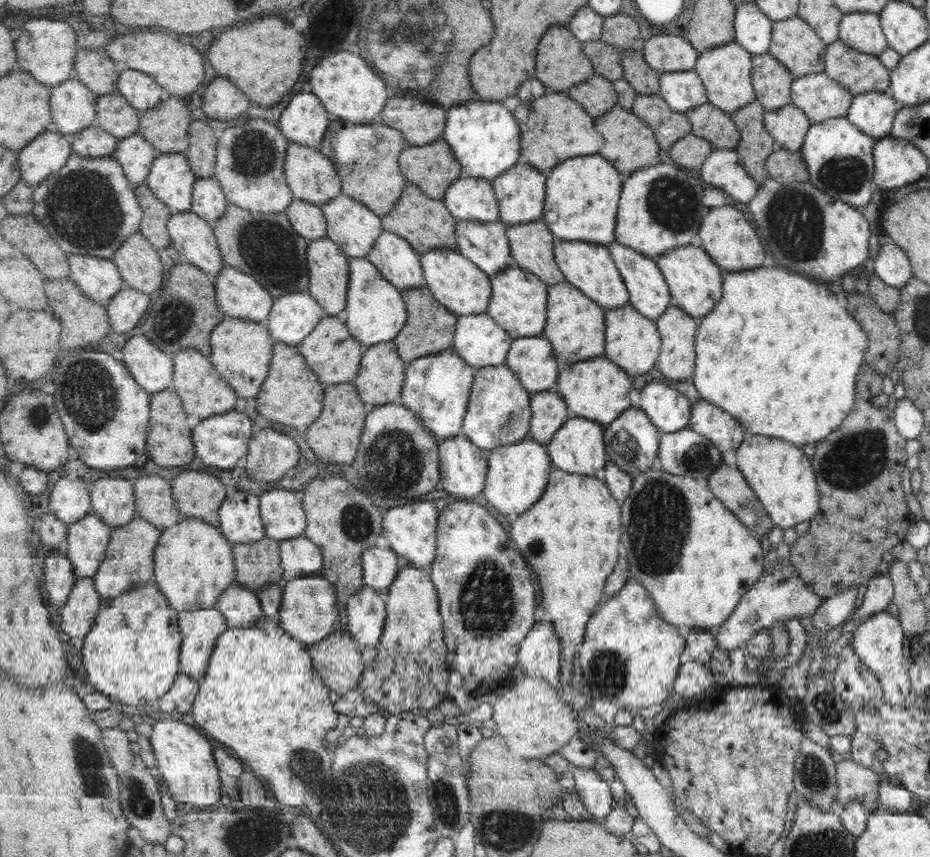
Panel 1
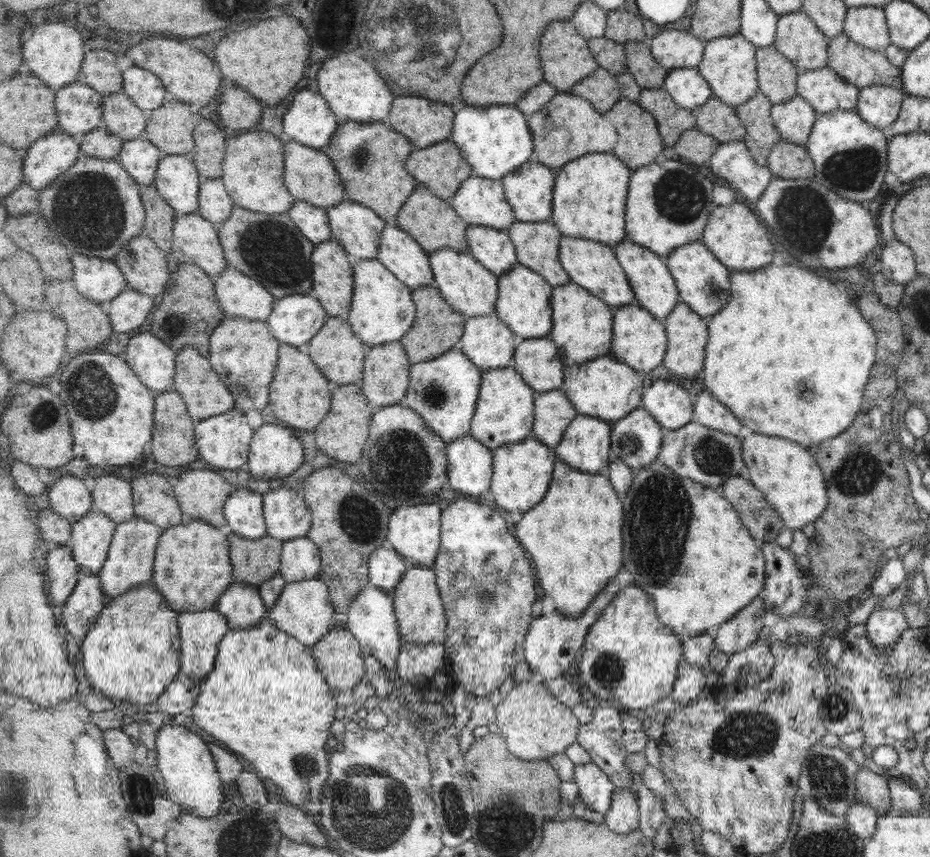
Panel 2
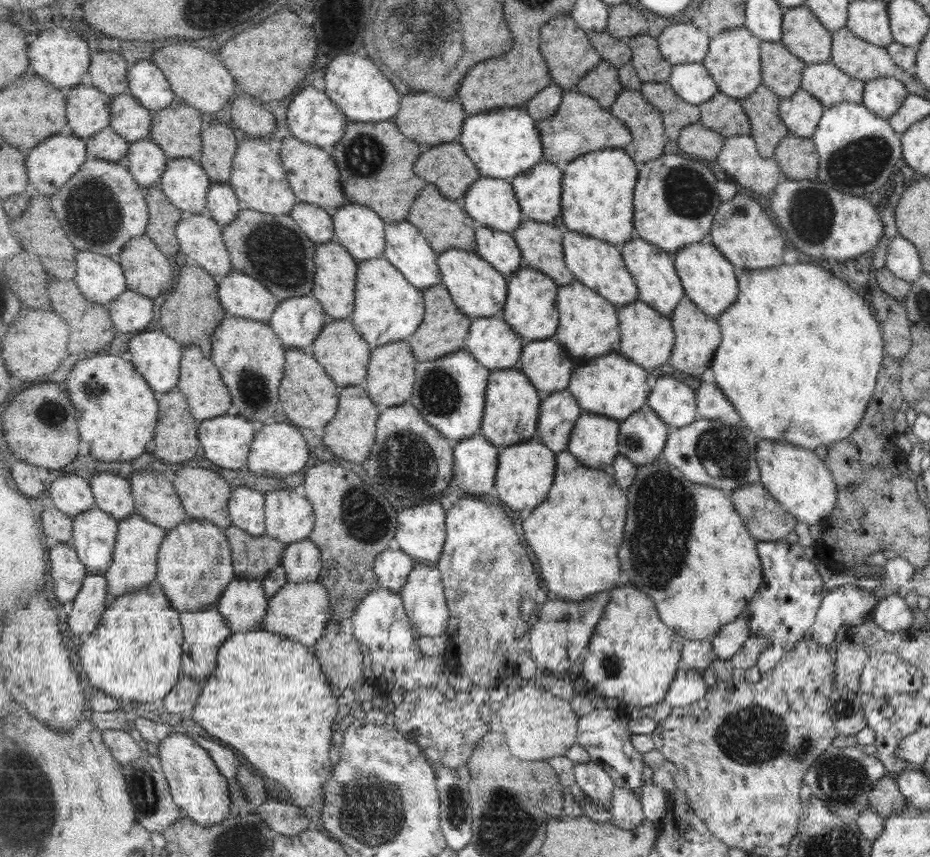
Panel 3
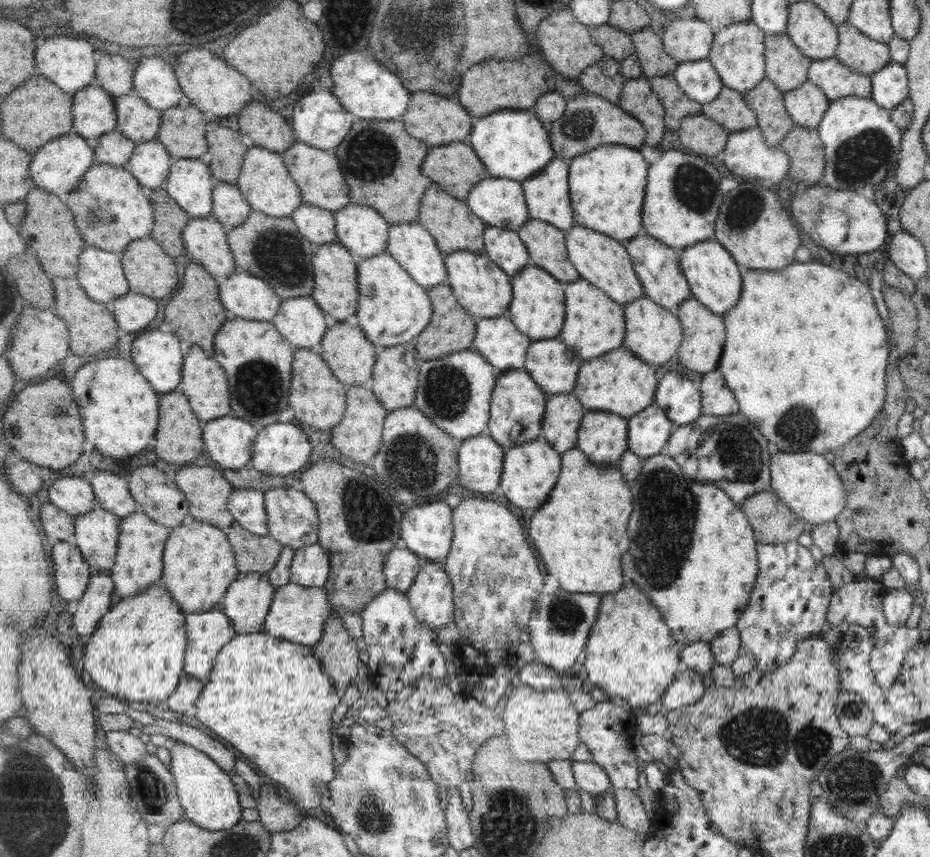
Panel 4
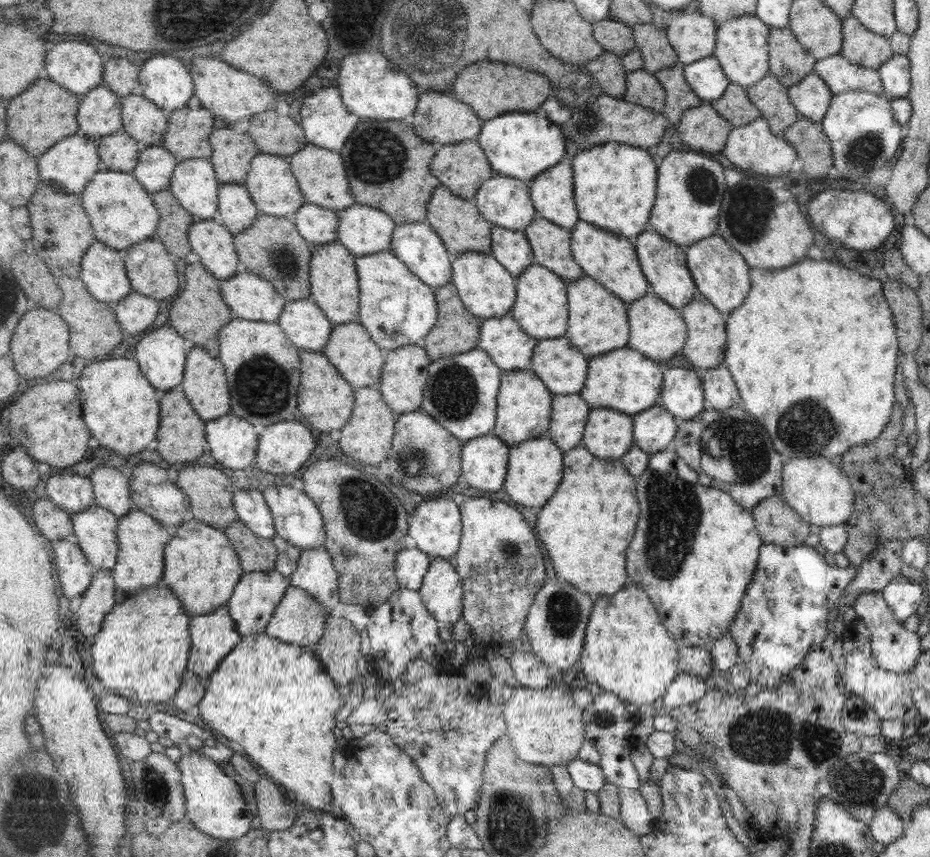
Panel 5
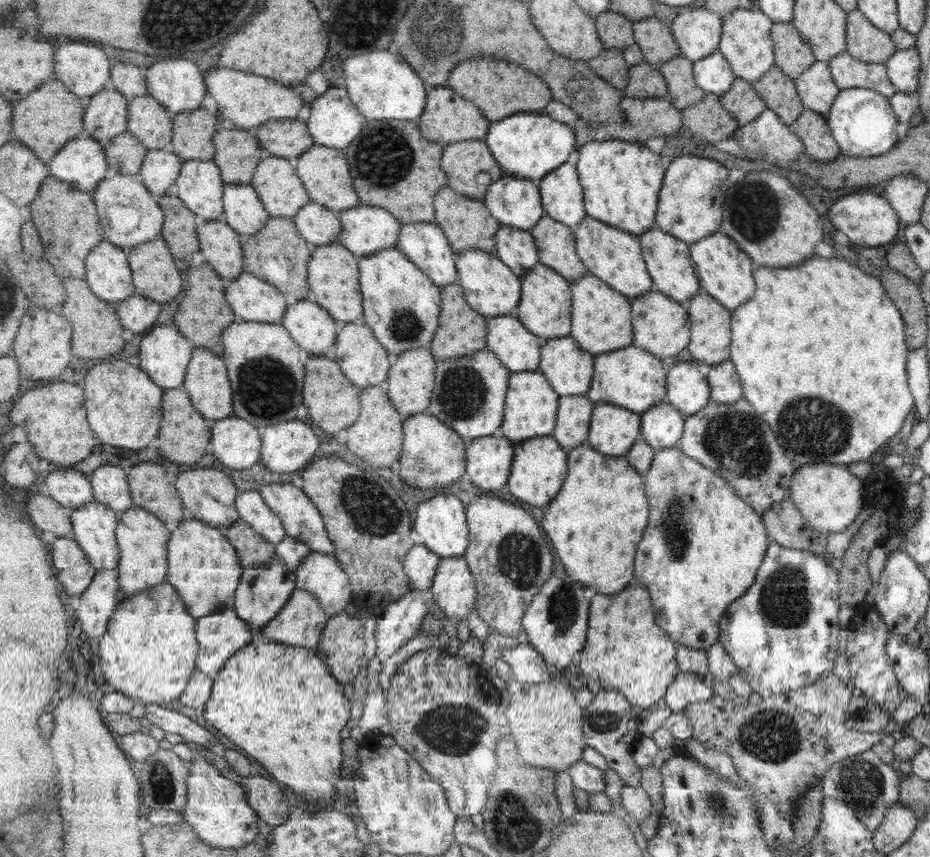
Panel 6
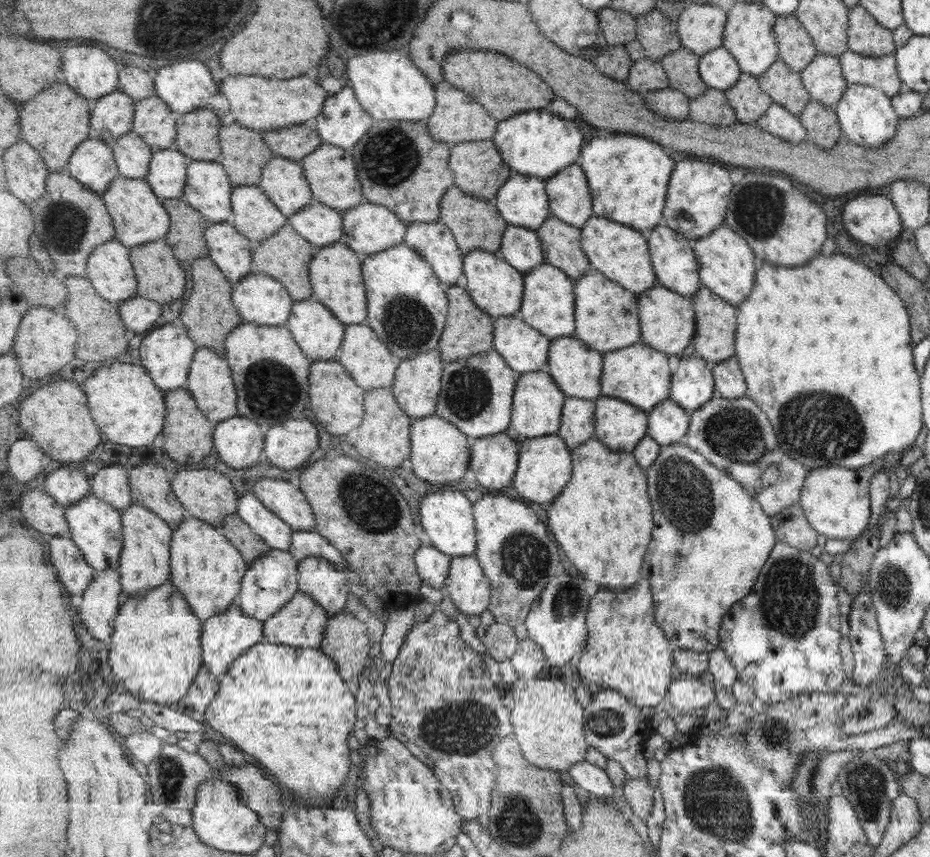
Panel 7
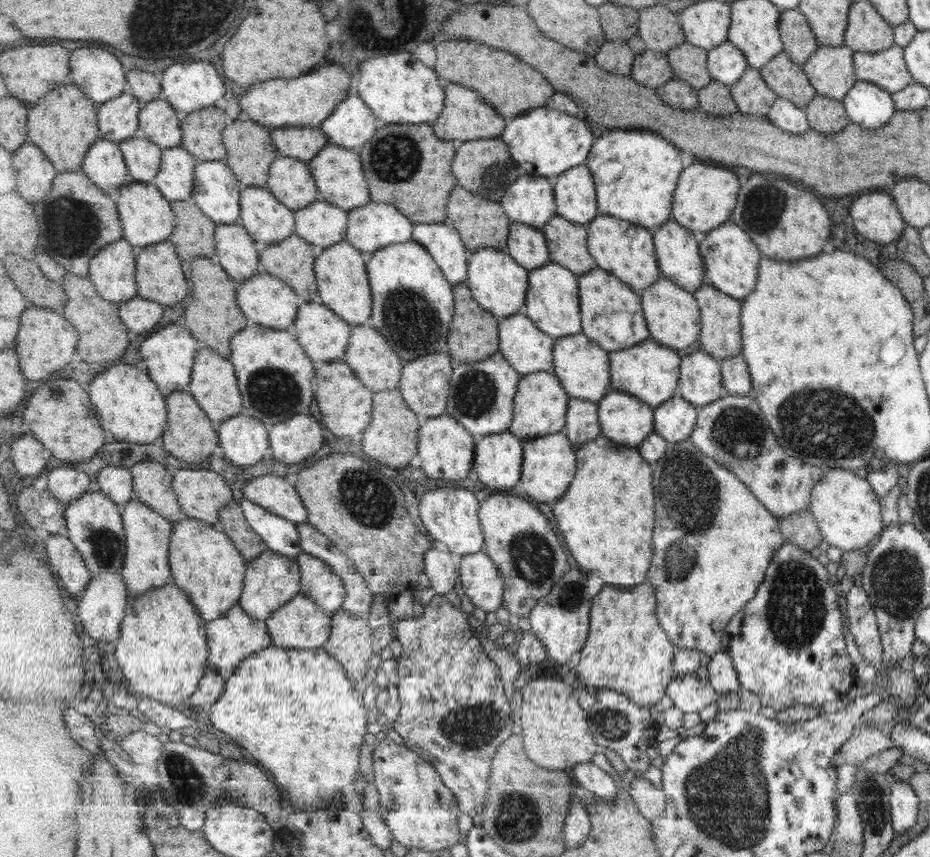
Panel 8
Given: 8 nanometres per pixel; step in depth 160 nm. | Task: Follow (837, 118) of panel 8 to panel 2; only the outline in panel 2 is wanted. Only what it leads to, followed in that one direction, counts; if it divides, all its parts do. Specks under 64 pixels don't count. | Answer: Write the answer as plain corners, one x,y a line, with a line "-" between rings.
779,140
772,148
768,164
779,178
812,180
815,177
812,157
804,145

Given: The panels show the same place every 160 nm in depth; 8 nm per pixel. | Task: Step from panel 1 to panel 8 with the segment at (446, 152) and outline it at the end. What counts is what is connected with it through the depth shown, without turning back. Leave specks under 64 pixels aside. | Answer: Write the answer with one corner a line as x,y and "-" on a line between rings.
503,138
464,141
458,144
456,151
457,158
453,162
452,171
458,184
473,190
475,194
485,194
485,198
501,202
509,187
523,174

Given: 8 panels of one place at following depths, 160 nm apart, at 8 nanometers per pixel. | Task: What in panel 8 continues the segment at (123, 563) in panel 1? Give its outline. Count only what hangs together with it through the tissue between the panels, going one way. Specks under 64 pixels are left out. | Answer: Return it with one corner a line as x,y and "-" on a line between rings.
137,498
122,507
121,513
124,518
128,549
126,550
124,569
121,573
128,586
128,592
138,596
146,593
147,590
172,583
173,573
170,566
169,550
174,529
173,522

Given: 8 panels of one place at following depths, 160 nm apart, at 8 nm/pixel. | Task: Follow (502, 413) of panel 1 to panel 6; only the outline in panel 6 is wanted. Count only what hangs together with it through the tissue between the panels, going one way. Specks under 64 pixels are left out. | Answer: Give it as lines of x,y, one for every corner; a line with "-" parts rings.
540,371
512,372
500,436
516,444
536,437
553,436
558,424
560,394

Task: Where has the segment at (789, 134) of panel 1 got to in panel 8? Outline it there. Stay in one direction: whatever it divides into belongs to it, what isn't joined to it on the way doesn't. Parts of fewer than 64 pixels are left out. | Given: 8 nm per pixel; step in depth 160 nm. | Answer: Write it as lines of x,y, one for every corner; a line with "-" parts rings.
818,45
802,68
816,94
838,101
856,81
853,58
849,47

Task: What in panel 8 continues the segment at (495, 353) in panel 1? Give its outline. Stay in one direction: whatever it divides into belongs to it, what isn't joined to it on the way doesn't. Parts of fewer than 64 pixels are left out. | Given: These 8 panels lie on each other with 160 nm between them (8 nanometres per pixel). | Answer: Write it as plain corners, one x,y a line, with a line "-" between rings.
527,315
499,319
500,352
520,373
545,371
555,374
555,344
552,335
541,330

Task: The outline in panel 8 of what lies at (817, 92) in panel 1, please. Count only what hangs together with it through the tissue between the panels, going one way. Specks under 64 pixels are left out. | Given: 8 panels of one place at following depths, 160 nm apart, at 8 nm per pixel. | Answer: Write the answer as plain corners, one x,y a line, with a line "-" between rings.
895,44
877,52
852,52
856,80
871,82
888,93
914,82
903,61
903,51

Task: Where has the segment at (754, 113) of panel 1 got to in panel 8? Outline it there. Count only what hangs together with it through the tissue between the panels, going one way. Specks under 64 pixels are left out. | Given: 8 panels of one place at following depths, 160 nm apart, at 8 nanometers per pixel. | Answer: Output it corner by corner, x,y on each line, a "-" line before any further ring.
783,51
763,67
761,75
778,97
789,99
801,109
816,96
816,89
808,81
802,66
793,63

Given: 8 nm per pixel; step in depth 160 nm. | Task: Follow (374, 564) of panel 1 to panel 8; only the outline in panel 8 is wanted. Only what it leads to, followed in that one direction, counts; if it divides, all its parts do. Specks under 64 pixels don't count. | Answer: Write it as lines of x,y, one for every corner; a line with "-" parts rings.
435,546
425,554
425,570
430,587
443,595
455,590
460,579
458,558
441,546

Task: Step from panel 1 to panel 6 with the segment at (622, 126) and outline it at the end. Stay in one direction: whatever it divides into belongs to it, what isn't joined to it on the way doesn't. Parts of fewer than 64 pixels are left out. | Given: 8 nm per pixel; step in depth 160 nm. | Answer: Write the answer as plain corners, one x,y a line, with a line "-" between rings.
646,60
630,67
630,82
625,88
627,97
648,98
667,97
668,84
659,68

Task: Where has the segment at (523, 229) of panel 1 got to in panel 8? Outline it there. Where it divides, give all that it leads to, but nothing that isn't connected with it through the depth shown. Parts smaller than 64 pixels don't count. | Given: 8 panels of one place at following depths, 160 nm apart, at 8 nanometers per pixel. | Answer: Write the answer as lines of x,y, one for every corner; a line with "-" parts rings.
557,215
541,230
548,238
551,262
568,267
578,276
598,267
588,247
587,226

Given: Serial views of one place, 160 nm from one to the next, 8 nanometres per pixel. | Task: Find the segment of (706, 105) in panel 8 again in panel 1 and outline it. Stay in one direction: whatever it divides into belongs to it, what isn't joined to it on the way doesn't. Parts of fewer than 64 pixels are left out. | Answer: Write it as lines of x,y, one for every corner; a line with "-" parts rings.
693,133
677,141
668,154
679,167
683,167
692,173
698,173
708,156
715,150
712,142

